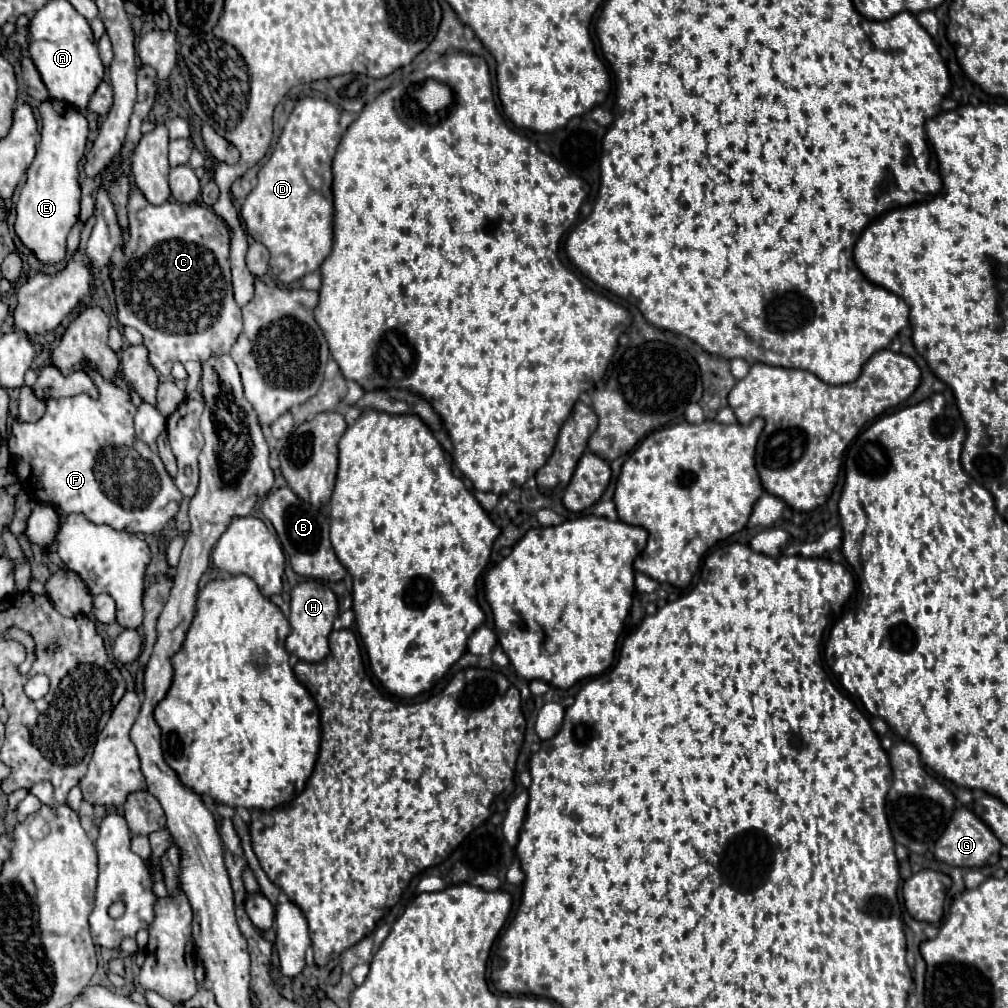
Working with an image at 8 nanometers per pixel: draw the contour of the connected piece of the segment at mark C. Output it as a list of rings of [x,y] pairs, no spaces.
[[[138,188],[132,190],[128,202],[130,236],[124,244],[124,270],[114,272],[110,268],[110,278],[114,282],[118,320],[122,326],[132,326],[144,336],[144,346],[148,350],[148,362],[158,374],[170,376],[172,364],[188,360],[204,362],[212,354],[230,354],[234,338],[242,330],[240,306],[234,300],[232,280],[230,280],[230,230],[226,222],[214,214],[212,208],[200,204],[178,204],[166,202],[164,206],[152,206]]]

